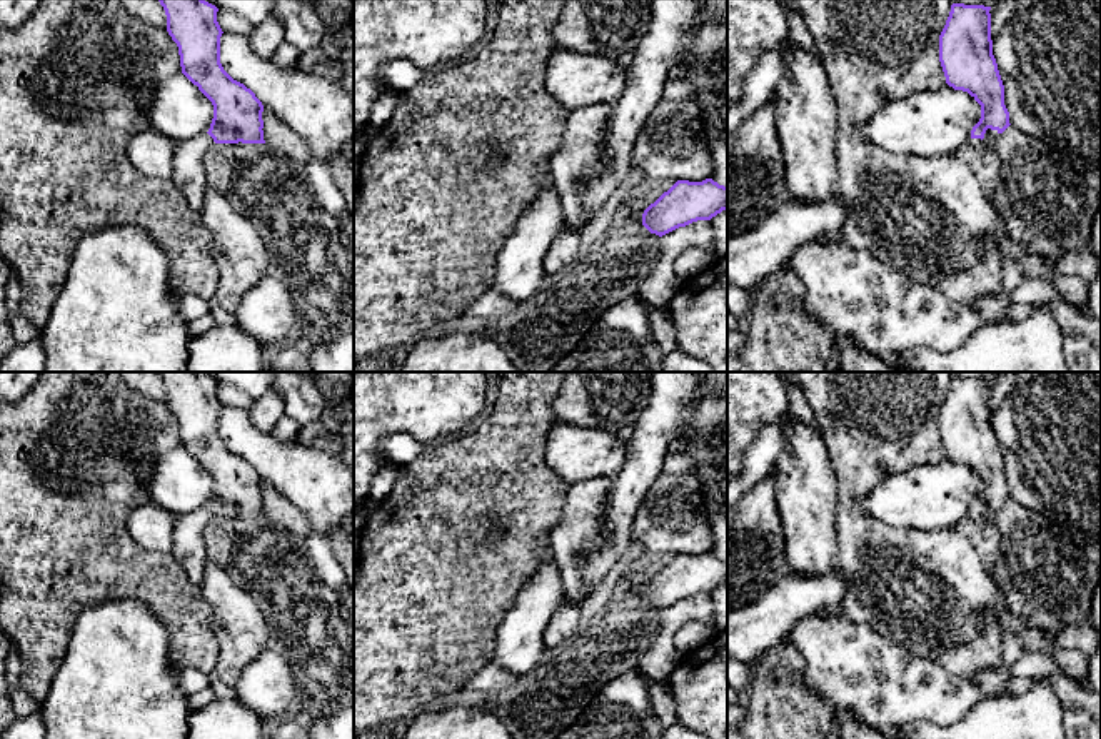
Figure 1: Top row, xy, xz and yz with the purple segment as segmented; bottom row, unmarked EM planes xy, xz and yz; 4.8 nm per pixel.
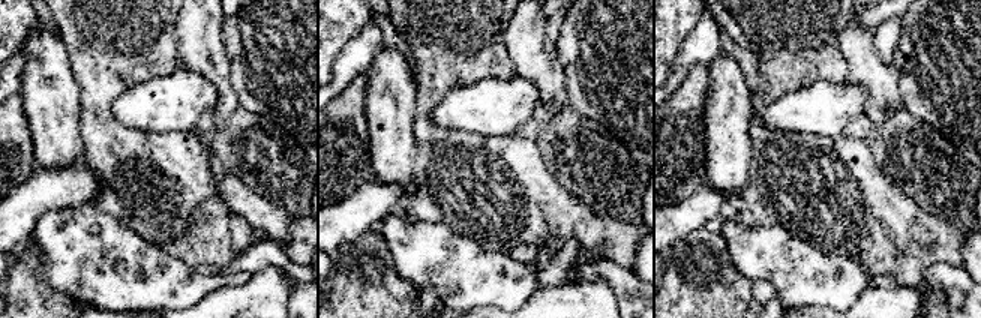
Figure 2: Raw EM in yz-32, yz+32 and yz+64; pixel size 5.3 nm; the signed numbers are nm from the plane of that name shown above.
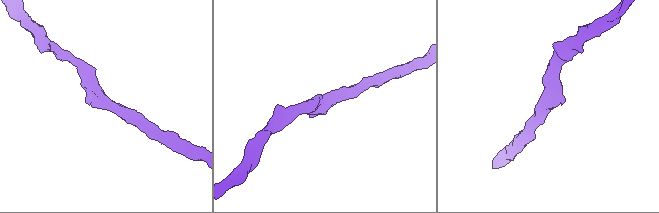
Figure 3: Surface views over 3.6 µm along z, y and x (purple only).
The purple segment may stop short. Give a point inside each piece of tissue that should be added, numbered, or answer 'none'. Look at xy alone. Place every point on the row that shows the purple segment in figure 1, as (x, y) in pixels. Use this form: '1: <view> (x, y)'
1: xy (189, 177)

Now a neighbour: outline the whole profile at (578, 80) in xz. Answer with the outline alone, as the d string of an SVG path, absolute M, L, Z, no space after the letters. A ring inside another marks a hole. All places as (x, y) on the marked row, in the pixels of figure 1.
M556 48L545 72L549 93L569 112L607 107L619 100L627 70L616 60Z

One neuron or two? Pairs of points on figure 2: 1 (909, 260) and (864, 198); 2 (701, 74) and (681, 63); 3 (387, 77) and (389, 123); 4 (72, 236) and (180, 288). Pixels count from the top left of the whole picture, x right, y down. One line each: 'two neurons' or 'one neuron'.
1: one neuron
2: two neurons
3: one neuron
4: one neuron

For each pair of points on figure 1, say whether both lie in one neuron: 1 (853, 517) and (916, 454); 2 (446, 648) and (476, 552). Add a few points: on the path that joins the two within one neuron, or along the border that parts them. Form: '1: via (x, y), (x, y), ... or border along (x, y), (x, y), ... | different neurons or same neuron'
1: via (851, 492), (854, 481), (881, 454), (891, 454) | same neuron
2: via (446, 624), (446, 583), (452, 576) | same neuron

